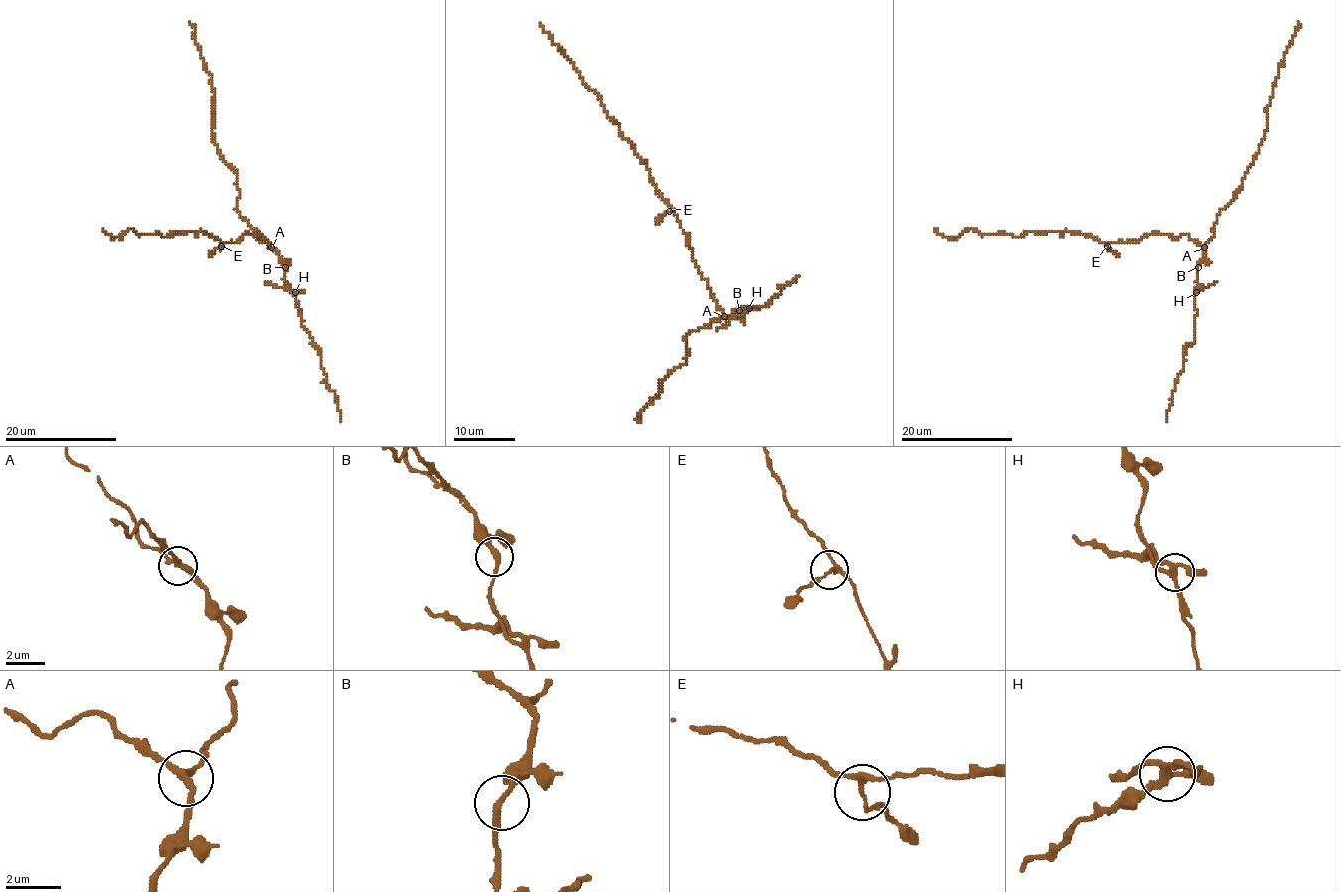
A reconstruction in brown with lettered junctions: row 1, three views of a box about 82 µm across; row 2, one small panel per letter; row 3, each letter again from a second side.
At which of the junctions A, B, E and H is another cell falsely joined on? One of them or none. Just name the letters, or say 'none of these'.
H

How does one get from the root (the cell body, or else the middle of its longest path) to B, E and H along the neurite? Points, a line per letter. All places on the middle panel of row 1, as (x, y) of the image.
B: (711, 290), (718, 307), (727, 318), (739, 310)
E: (711, 290), (699, 272), (678, 217), (669, 211)
H: (711, 290), (718, 307), (727, 318), (731, 318), (737, 309), (740, 312), (750, 309)

